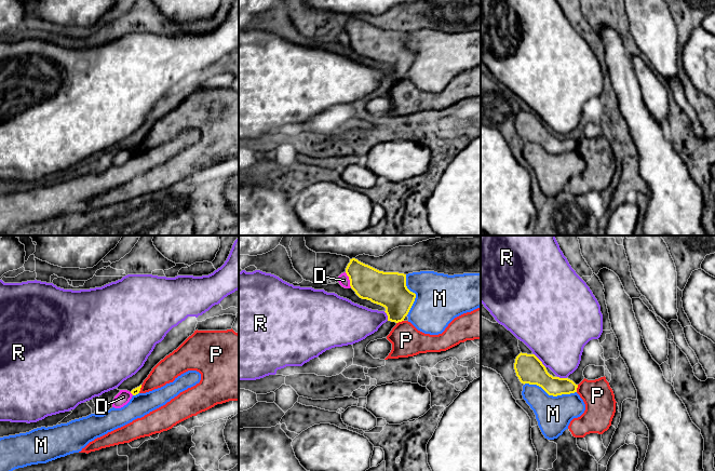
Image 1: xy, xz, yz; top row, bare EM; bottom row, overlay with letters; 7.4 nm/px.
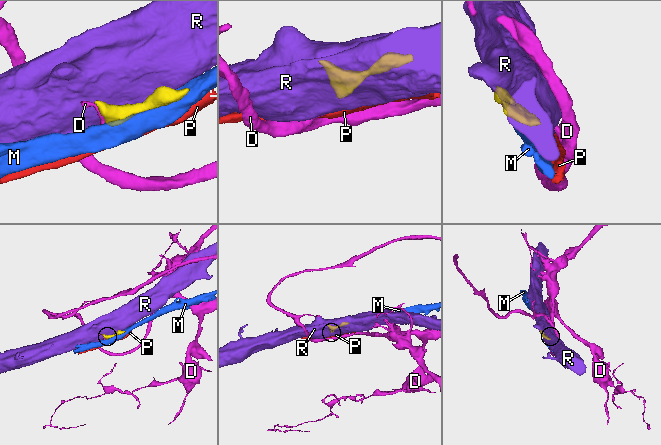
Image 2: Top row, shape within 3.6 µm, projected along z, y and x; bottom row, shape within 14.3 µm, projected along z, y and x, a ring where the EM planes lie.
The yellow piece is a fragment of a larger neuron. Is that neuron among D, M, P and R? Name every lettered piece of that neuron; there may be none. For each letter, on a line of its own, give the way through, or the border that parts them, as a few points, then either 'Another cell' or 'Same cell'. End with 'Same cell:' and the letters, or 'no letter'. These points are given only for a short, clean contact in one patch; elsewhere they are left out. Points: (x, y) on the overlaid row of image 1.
D: Another cell
M: Another cell
P: Path across: xz (389, 290), (398, 299), (400, 321), (406, 340). Same cell
R: Another cell
Same cell: P

